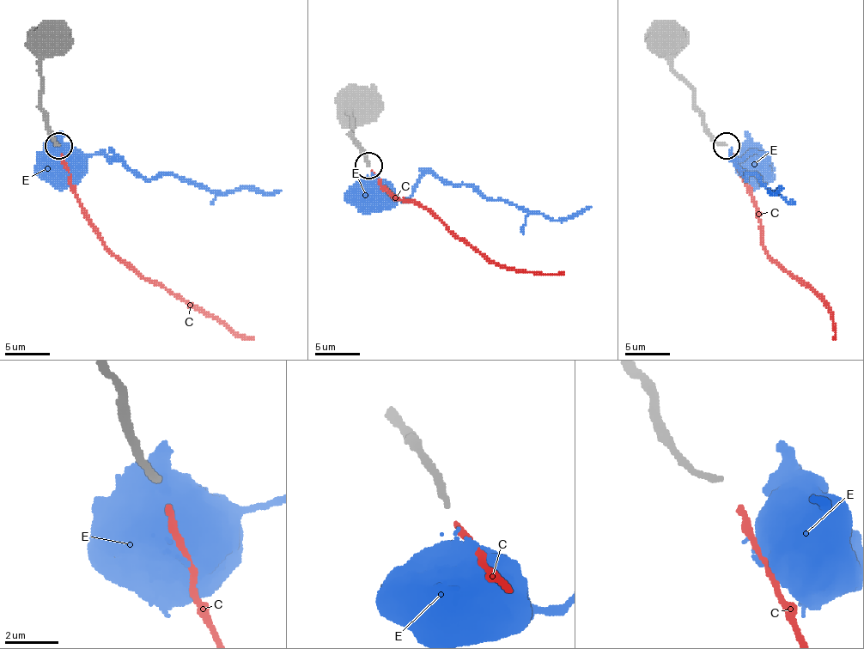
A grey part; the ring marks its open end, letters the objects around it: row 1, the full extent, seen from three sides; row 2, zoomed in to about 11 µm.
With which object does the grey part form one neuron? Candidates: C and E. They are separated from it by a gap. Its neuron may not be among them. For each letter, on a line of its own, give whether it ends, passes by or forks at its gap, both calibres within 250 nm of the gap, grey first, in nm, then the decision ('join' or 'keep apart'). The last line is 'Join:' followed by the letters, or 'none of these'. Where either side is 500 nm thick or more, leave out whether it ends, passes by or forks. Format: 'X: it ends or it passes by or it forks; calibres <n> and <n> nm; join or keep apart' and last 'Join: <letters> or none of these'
C: it ends; calibres 240 and 240 nm; join
E: calibres 240 and 800 nm; keep apart
Join: C

